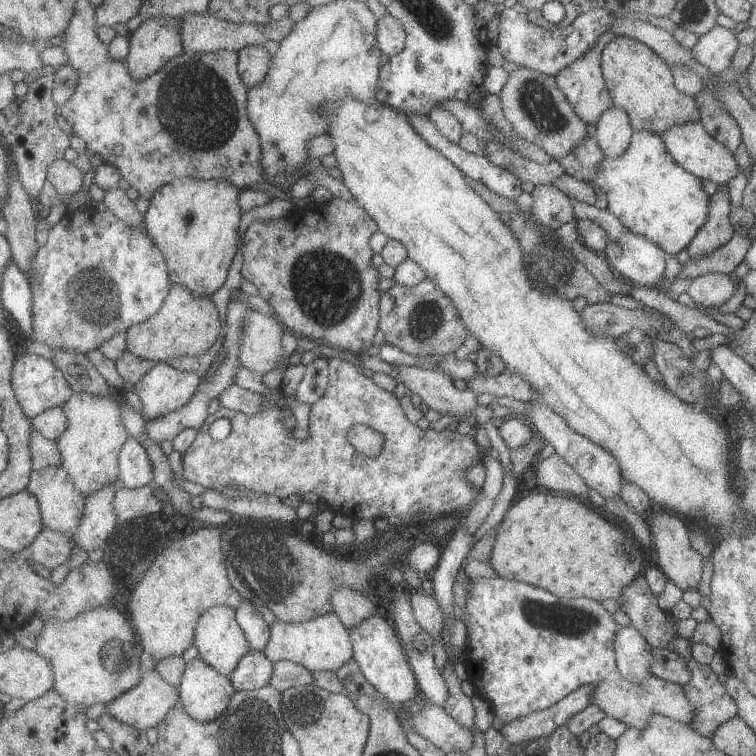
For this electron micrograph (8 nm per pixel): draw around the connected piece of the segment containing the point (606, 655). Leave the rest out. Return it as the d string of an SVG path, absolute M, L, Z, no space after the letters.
M498 574L491 578L480 577L473 583L472 590L467 594L466 617L463 618L467 626L466 649L468 650L468 660L470 662L466 667L469 678L468 686L470 691L488 703L493 714L500 718L504 725L536 711L546 710L565 696L568 696L570 692L576 690L579 686L585 684L596 685L603 681L612 670L617 669L617 654L615 653L614 641L617 630L621 626L614 621L613 614L604 608L601 601L586 597L562 598L543 588L535 587L522 581L507 579Z

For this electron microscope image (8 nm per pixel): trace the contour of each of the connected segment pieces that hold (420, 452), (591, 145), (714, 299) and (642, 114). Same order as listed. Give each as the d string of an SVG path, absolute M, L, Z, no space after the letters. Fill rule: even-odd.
M340 356L333 358L330 361L331 364L331 386L329 391L326 393L326 396L322 397L322 400L319 400L315 405L311 405L311 413L310 413L310 437L307 441L299 442L296 439L299 439L296 434L294 434L294 429L288 432L286 430L286 426L284 426L284 414L282 414L282 410L278 408L278 406L274 406L272 402L269 402L269 398L267 398L267 406L265 407L265 411L261 412L257 415L251 415L248 413L243 413L240 411L235 411L229 409L228 407L222 407L222 410L219 410L216 414L211 415L208 418L208 422L200 431L200 434L197 436L196 442L192 444L190 450L185 454L183 464L184 464L184 472L185 478L193 483L198 483L208 487L209 489L220 489L222 487L227 486L237 486L241 489L246 489L247 491L254 491L255 493L268 493L269 495L276 495L280 498L288 498L288 496L294 496L294 494L298 494L301 497L306 496L306 494L310 494L310 492L316 493L320 498L325 498L326 501L330 504L330 514L344 514L346 516L350 516L356 519L356 508L358 506L362 506L362 502L364 506L378 506L378 518L388 518L389 516L398 515L400 518L403 518L403 522L409 522L411 524L424 525L428 522L432 522L432 520L436 520L436 518L441 518L442 514L456 514L456 512L464 512L467 506L471 504L474 499L478 496L478 491L475 489L472 484L468 482L468 469L471 466L474 466L480 460L480 448L478 448L478 444L472 440L472 435L463 435L458 433L453 427L449 426L444 431L438 432L438 430L434 430L429 428L428 430L422 430L418 424L412 422L410 417L408 416L407 410L404 408L403 402L394 392L390 392L385 388L382 388L380 384L378 384L372 377L366 376L363 371L356 365L340 358ZM220 418L229 418L229 420L233 424L233 430L231 435L224 441L219 441L212 434L210 434L210 428L212 428L212 424L216 422L216 420L220 420ZM358 423L365 424L366 426L374 428L378 432L381 432L386 437L385 449L382 451L382 454L379 454L375 457L366 456L366 454L362 454L355 446L350 442L349 432L356 426Z
M587 136L579 147L558 160L568 175L590 183L596 176L597 167L605 158L600 145L594 138Z
M708 273L694 277L687 293L697 305L702 307L722 306L734 296L736 286L730 275Z
M616 36L601 52L601 70L613 98L613 106L624 109L636 131L652 131L661 135L668 127L701 120L695 97L680 92L670 66L643 42Z

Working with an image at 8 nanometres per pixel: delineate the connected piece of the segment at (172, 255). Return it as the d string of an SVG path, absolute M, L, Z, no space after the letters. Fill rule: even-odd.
M181 178L175 183L160 189L152 200L152 206L146 214L147 230L158 246L167 255L171 277L176 285L190 288L196 296L212 297L230 276L236 252L240 250L240 222L244 216L240 194L242 190L234 183L220 179Z

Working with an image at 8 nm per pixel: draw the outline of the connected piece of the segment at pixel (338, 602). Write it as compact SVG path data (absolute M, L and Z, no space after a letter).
M348 587L336 589L333 594L336 612L342 617L348 628L363 625L380 610L368 595Z

